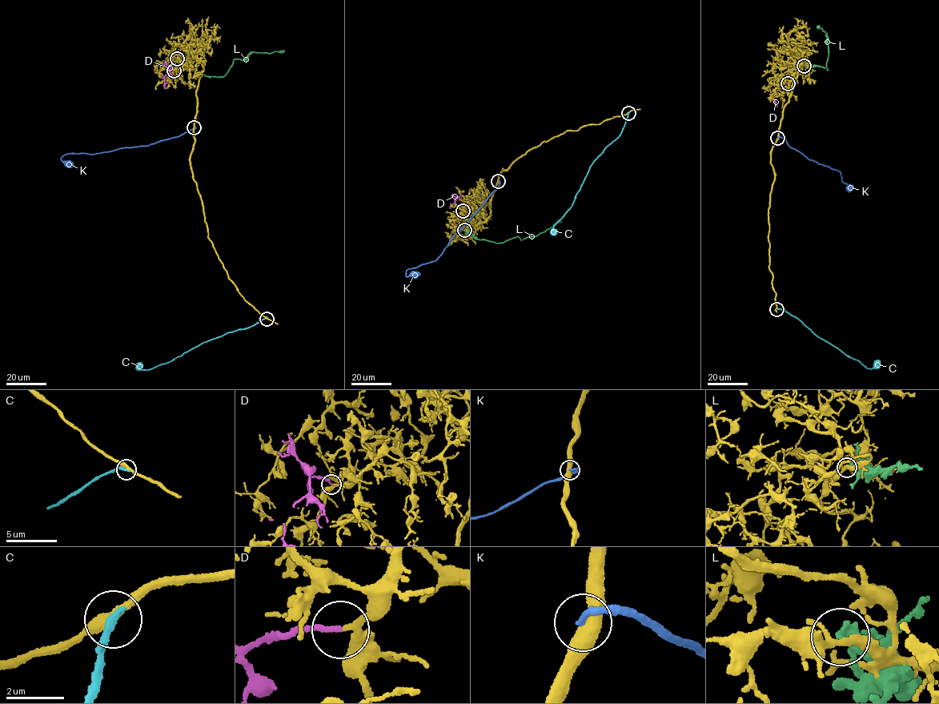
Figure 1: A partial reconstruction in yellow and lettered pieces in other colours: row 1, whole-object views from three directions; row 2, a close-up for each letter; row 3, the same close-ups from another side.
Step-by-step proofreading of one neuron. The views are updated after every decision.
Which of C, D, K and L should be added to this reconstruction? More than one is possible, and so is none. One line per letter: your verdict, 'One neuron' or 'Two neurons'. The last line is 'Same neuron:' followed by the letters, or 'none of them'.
C: Two neurons
D: One neuron
K: Two neurons
L: Two neurons
Same neuron: D

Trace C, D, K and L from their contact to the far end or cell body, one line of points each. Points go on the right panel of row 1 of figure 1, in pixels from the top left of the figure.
C: (776, 309), (785, 310), (820, 339), (860, 360), (867, 368), (871, 369), (880, 361)
D: (787, 83), (777, 84), (771, 95), (776, 106)
K: (777, 138), (784, 138), (790, 147), (808, 158), (836, 170), (842, 181), (850, 187)
L: (804, 66), (820, 66), (828, 69), (828, 38), (819, 26)

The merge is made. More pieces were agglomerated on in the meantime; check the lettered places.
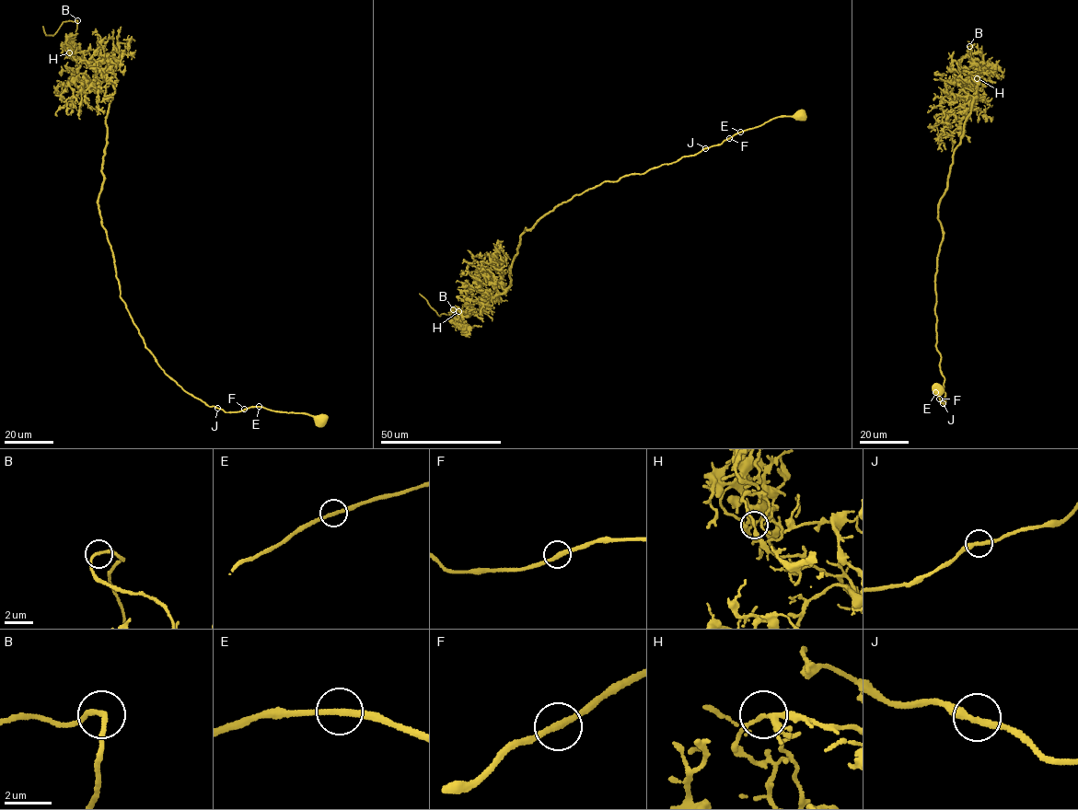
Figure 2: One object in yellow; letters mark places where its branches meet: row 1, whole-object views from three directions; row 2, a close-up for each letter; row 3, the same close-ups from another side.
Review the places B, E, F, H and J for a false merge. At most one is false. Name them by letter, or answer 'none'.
H

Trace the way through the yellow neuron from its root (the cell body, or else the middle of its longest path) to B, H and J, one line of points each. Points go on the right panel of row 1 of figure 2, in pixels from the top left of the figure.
B: (935, 388), (942, 405), (938, 202), (978, 96), (971, 88), (987, 80), (978, 78), (981, 58), (969, 46)
H: (935, 388), (942, 405), (934, 312), (943, 236), (938, 202), (978, 96), (971, 88), (987, 80), (977, 78)
J: (935, 388), (932, 390), (942, 405), (943, 403)

